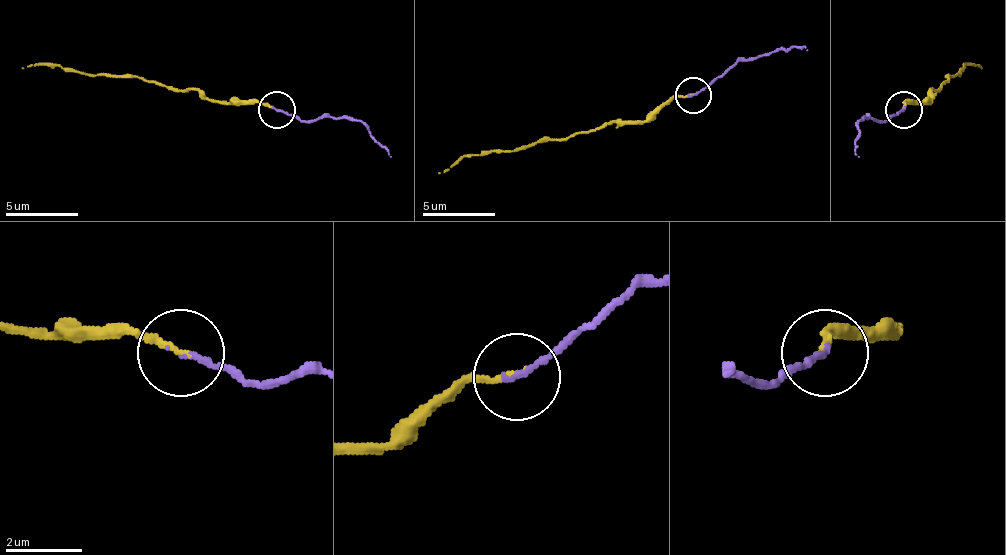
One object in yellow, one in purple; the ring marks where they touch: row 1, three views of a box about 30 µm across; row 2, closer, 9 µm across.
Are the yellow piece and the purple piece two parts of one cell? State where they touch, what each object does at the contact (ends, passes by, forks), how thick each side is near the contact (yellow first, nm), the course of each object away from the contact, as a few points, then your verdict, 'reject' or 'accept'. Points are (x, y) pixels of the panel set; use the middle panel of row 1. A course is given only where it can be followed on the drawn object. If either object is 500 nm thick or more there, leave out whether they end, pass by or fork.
(693, 95) | yellow ends | purple ends | 130/180 nm | yellow via (692, 96), (667, 100), (641, 121), (605, 121), (566, 139), (464, 154), (439, 172) | purple via (692, 96), (735, 63), (768, 56), (779, 49), (808, 49) | reject

